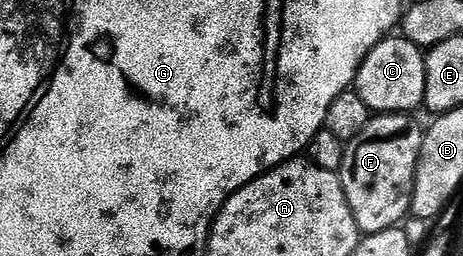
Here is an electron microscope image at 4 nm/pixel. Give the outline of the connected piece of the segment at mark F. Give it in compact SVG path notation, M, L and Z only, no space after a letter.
M402 112L376 114L369 119L356 137L348 140L344 146L338 175L348 207L362 234L374 235L386 231L387 228L397 227L399 221L410 212L415 167L424 134L424 130L421 127L419 129L410 119L412 118L408 114Z

